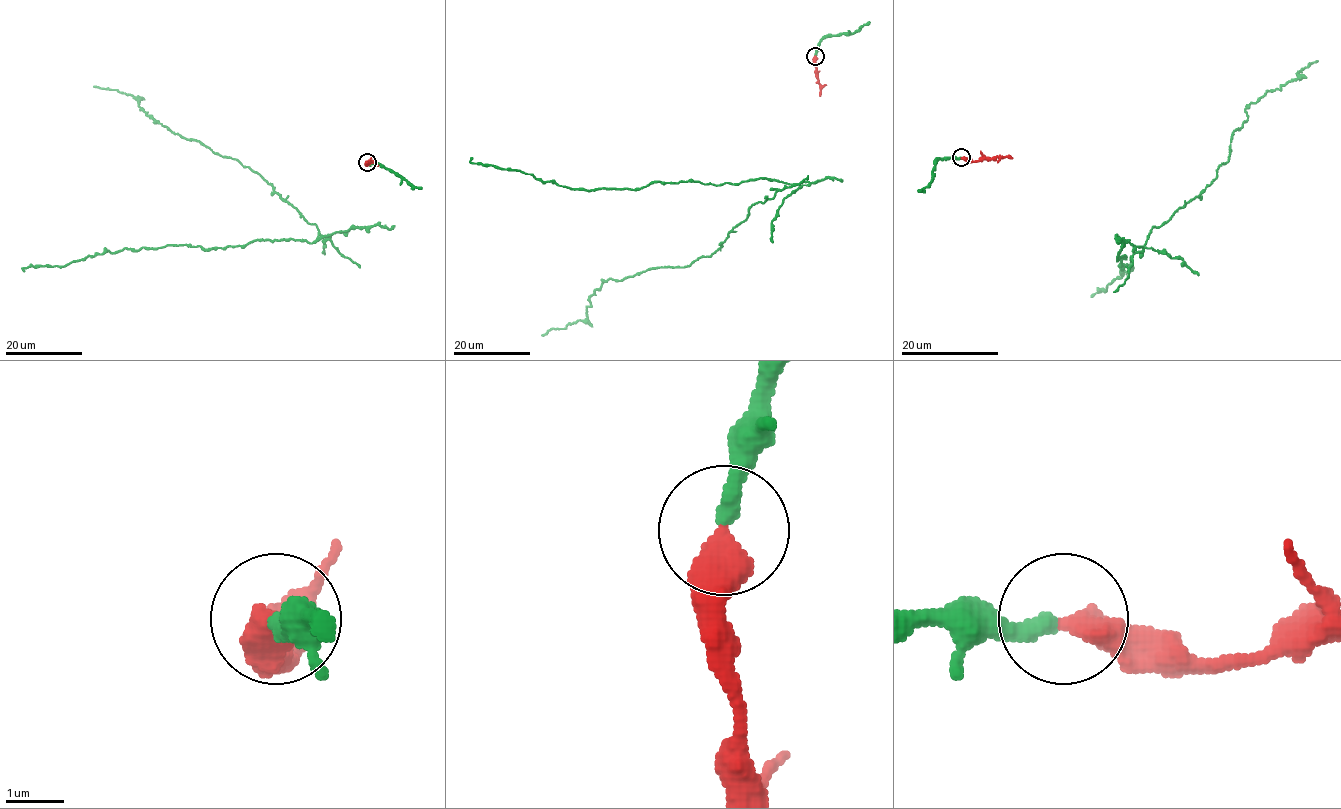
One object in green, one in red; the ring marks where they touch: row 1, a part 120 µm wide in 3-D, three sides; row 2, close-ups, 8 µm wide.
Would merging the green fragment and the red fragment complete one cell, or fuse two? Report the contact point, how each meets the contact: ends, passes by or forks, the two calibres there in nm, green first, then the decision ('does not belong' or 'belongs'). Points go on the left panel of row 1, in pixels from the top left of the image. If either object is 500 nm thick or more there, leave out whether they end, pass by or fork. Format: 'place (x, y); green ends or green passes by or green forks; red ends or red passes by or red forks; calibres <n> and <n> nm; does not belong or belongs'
place (367, 162); calibres 300 and 500 nm; belongs

